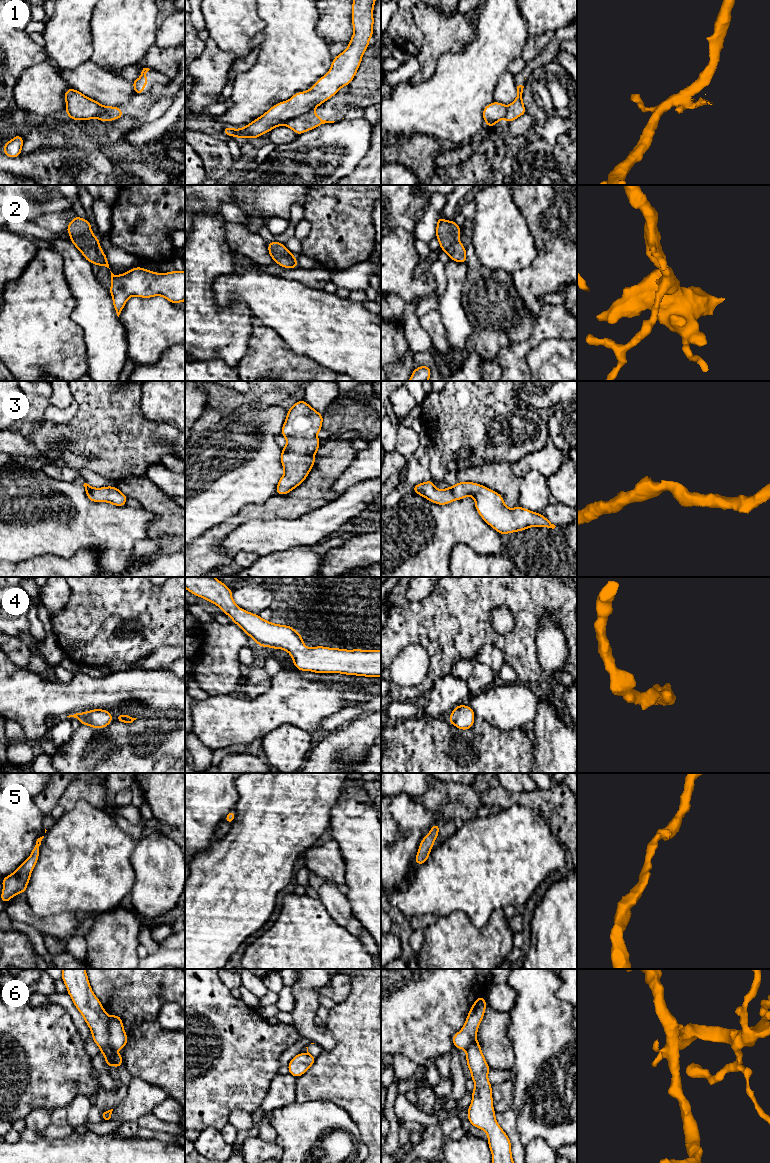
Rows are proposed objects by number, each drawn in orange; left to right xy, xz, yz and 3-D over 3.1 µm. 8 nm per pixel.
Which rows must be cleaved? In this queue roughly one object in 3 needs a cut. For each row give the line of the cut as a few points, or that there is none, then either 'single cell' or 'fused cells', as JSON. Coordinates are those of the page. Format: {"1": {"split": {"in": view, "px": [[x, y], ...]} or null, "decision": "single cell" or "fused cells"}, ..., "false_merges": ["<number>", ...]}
{"1": {"split": {"in": "xz", "px": [[314, 107], [303, 114], [288, 119], [283, 124]]}, "decision": "fused cells"}, "2": {"split": null, "decision": "single cell"}, "3": {"split": null, "decision": "single cell"}, "4": {"split": null, "decision": "single cell"}, "5": {"split": null, "decision": "single cell"}, "6": {"split": {"in": "xy", "px": [[108, 1017], [108, 1043], [115, 1050]]}, "decision": "fused cells"}, "false_merges": ["1", "6"]}

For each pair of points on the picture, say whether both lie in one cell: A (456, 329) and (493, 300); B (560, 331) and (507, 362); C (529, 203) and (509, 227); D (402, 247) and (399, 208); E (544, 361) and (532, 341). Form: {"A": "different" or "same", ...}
{"A": "different", "B": "same", "C": "different", "D": "different", "E": "different"}

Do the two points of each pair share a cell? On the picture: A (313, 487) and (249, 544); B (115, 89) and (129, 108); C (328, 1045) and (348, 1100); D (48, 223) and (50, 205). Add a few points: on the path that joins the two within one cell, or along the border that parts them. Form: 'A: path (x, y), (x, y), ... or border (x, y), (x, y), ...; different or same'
A: border (302, 515), (296, 518), (256, 520); different
B: border (135, 95), (127, 102), (117, 106); different
C: border (326, 1028), (335, 1041), (328, 1052); different
D: border (72, 209), (60, 212), (43, 212), (32, 221); different

